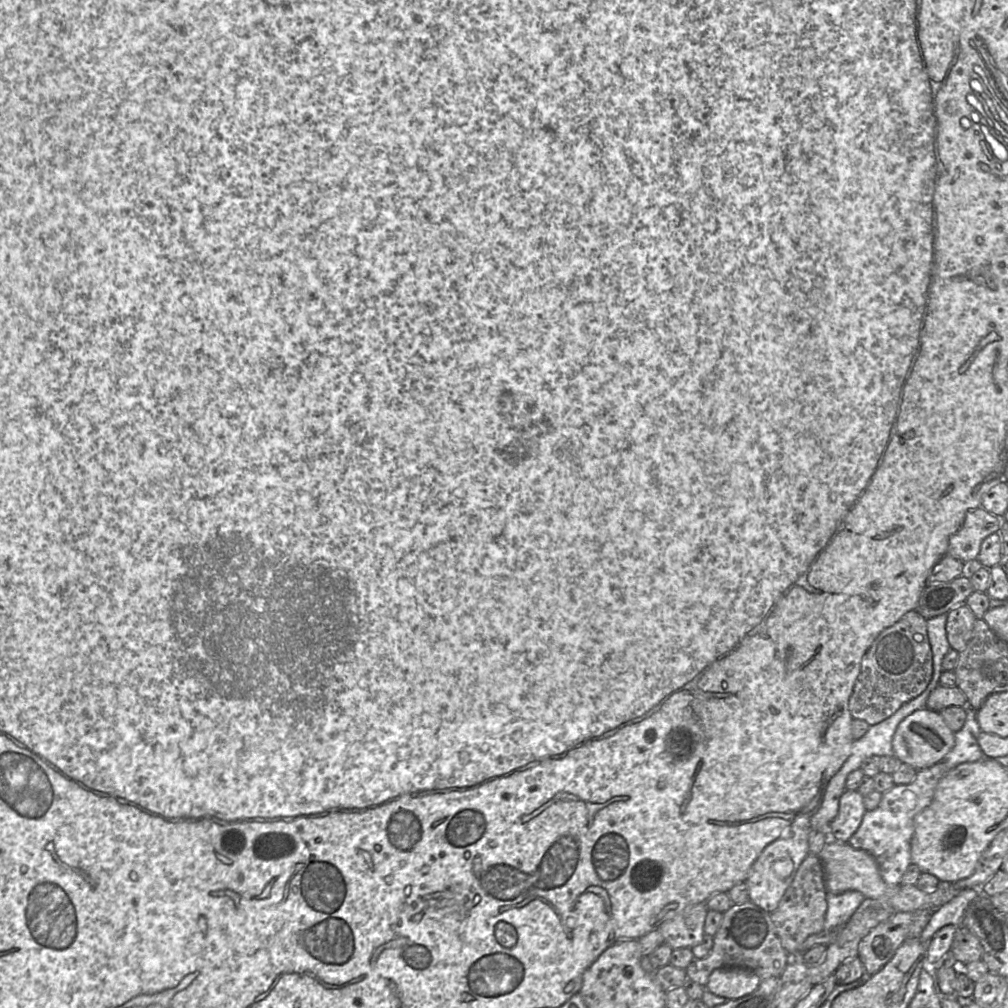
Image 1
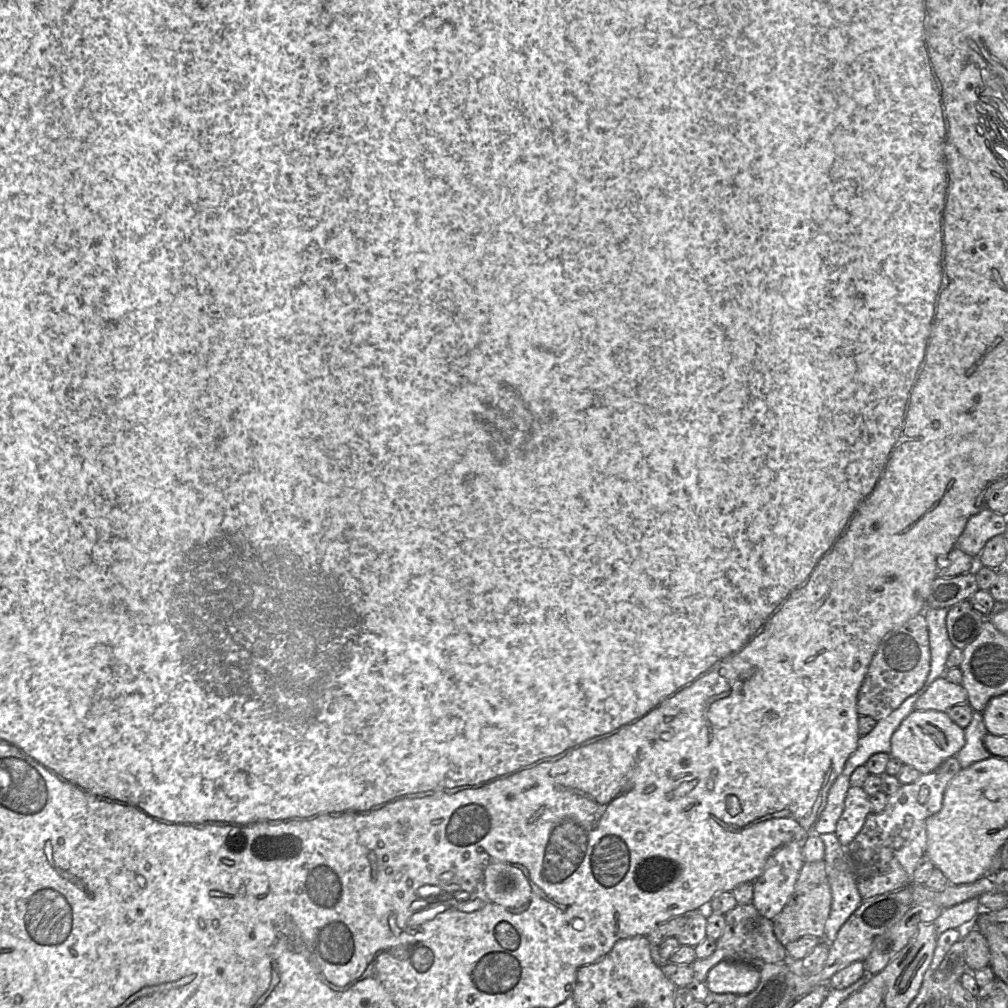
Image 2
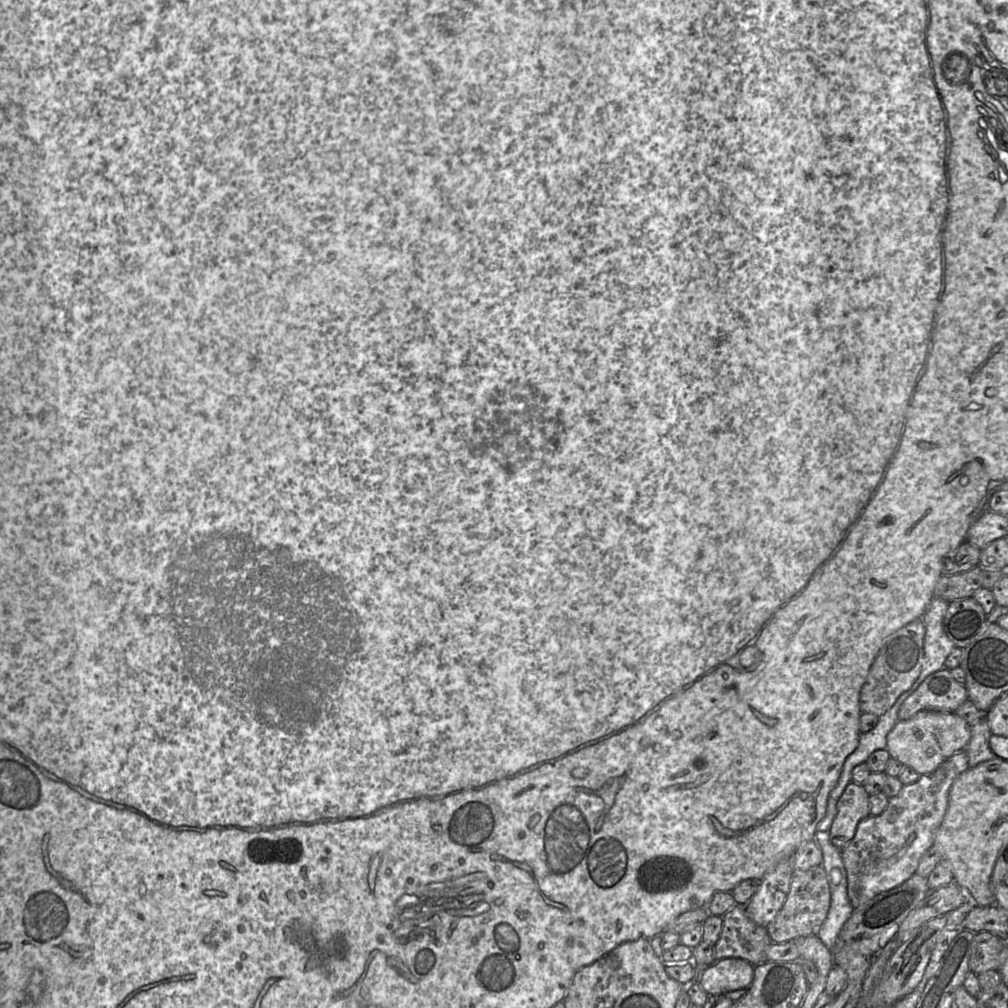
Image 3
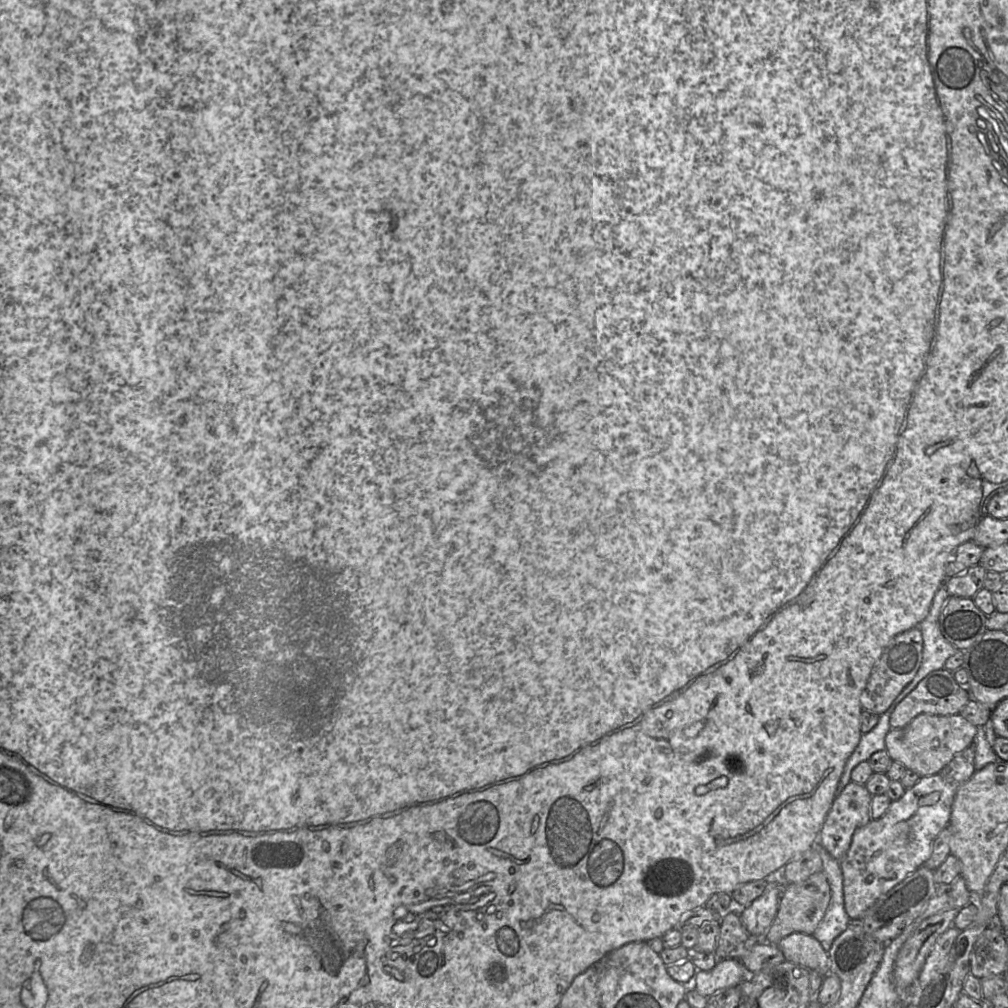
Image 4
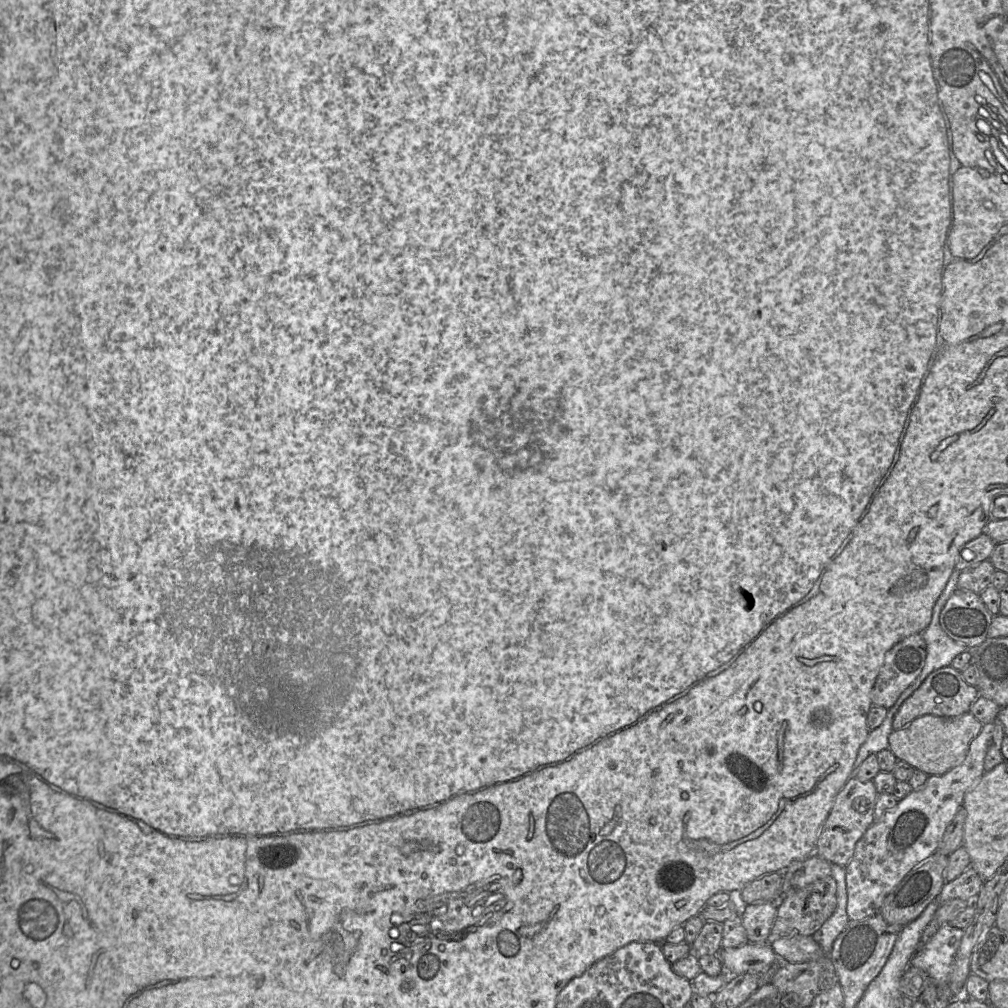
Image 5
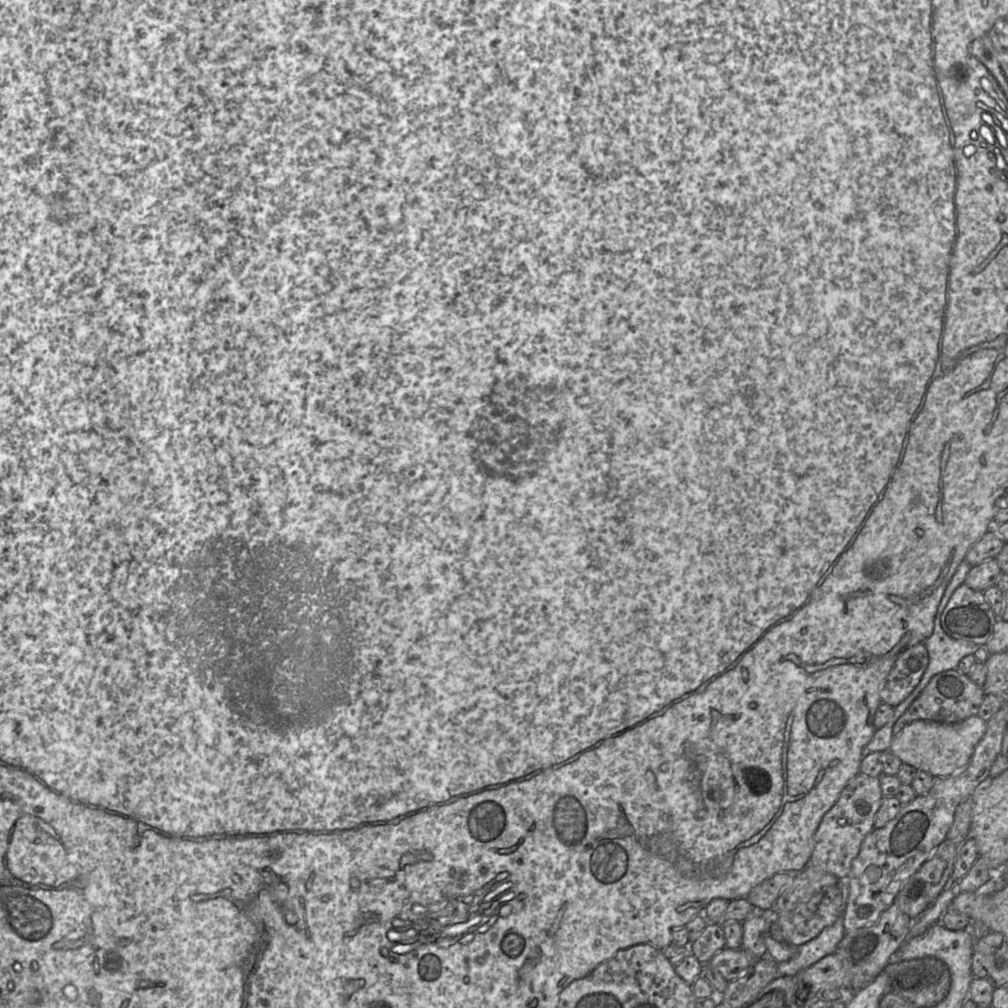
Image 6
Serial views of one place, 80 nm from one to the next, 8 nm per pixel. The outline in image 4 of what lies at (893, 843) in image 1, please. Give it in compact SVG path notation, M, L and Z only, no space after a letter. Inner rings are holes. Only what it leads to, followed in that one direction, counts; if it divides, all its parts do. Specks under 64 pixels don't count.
M973 743L957 753L953 759L937 774L924 776L897 801L892 801L886 813L879 819L858 828L850 848L840 860L843 872L843 894L845 911L851 920L858 920L861 915L882 895L903 881L929 859L933 844L939 833L948 825L952 804L958 788L975 773L975 750Z

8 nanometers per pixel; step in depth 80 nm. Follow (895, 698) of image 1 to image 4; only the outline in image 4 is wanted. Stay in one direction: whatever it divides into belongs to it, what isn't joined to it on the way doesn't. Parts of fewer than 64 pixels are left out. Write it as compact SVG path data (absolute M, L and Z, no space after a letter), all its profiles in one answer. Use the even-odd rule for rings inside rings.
M914 627L896 635L876 662L861 694L863 710L882 715L899 693L912 681L922 663L923 638L920 628Z

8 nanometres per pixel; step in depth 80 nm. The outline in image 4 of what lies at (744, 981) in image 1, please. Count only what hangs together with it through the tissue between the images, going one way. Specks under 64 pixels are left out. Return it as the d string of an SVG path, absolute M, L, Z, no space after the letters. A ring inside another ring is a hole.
M723 959L710 971L698 970L692 986L699 994L708 998L718 991L738 986L749 979L749 975L740 960Z

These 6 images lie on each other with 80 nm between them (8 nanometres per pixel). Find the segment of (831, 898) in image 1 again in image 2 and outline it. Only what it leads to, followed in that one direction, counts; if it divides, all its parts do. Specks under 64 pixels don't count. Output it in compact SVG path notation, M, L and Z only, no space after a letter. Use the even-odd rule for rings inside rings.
M825 833L819 836L825 845L824 861L832 894L823 940L832 943L842 925L861 905L863 899L856 885L855 865L836 834Z

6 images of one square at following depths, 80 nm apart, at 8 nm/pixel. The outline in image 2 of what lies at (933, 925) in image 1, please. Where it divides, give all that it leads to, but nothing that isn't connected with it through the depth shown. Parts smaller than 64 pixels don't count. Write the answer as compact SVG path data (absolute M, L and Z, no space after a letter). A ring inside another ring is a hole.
M978 897L943 908L938 918L933 922L937 937L945 930L952 928L957 929L958 927L966 927L973 924L976 916L981 910L982 908L979 905Z

